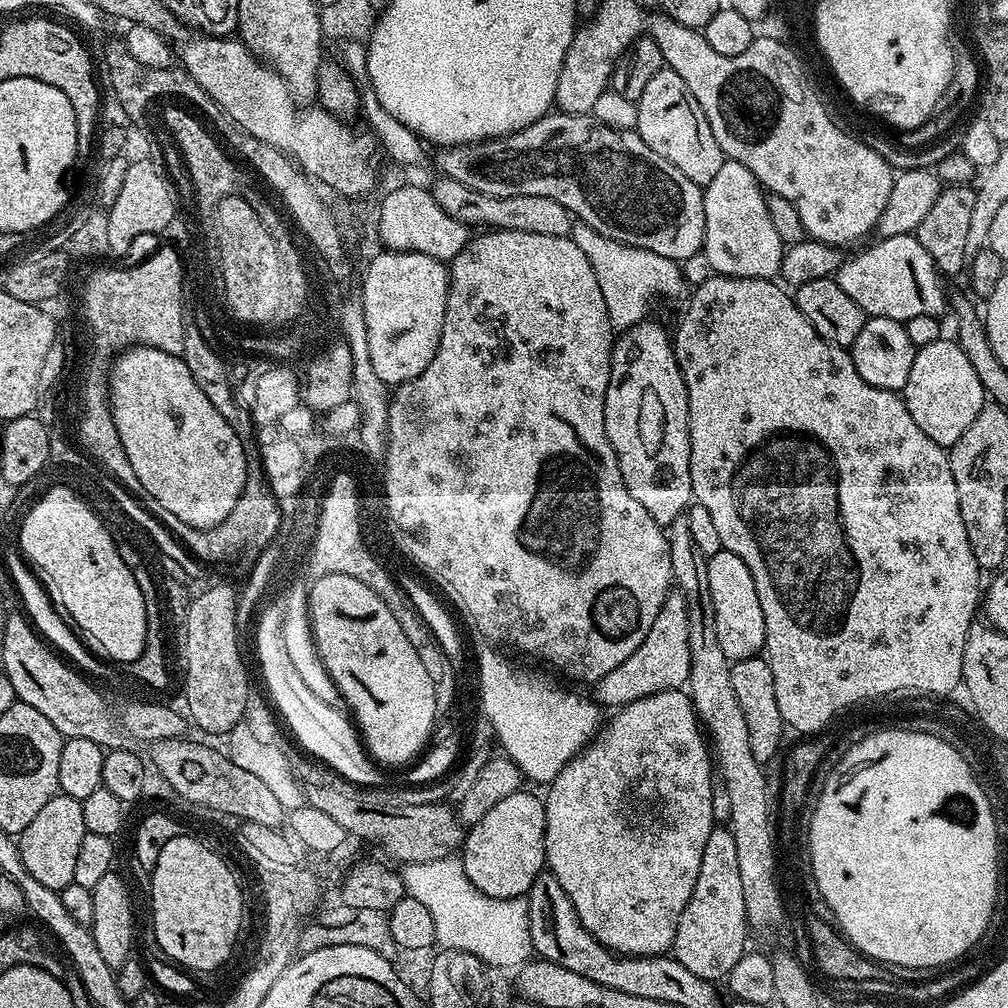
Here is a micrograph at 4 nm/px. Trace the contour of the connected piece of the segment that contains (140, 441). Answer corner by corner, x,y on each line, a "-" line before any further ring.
157,348
149,352
131,352
126,359
120,360
116,381
120,393
116,395
114,406
128,443
128,456
134,457
136,472
141,472
151,499
166,506
170,514
182,518
182,522
190,526
217,528
228,518
230,510
234,510
248,477
244,447
238,434
234,434
228,417
216,409
206,394
202,394
202,386
194,382
194,374
190,374
190,366
186,366
183,355
171,356

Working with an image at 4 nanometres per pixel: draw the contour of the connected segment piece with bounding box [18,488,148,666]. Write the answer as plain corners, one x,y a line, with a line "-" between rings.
52,488
49,492
47,489
28,509
28,515
24,517
18,531
19,551
26,557
28,564
50,585
67,619
81,633
89,632
104,647
103,655
109,661
117,665
131,666
146,646
146,602
142,602
142,590
138,590
138,582
134,582
130,566
122,562
117,544
112,540
107,526
96,516
85,497
80,494
75,496
68,488

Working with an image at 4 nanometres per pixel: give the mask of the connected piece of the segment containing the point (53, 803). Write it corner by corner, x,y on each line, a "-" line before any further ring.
58,794
42,806
41,812
34,817
34,822
26,826
26,830
18,837
22,862
42,886
50,886
50,890
61,892
70,886
74,878
74,866
78,859
78,850
82,846
82,838
88,833
86,818
82,818
81,801

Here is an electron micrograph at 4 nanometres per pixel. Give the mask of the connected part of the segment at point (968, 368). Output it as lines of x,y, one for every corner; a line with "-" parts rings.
941,338
917,348
914,366
910,366
910,378
906,378
902,395
906,410
910,410
910,418
922,426
922,434
945,450
951,449
952,444
966,434
970,422
978,418
986,403
977,371
952,338

